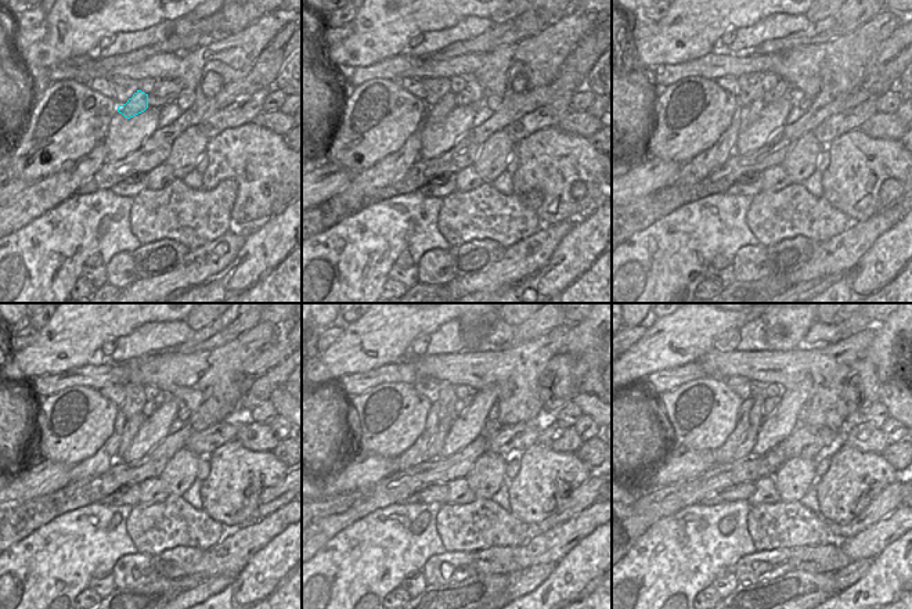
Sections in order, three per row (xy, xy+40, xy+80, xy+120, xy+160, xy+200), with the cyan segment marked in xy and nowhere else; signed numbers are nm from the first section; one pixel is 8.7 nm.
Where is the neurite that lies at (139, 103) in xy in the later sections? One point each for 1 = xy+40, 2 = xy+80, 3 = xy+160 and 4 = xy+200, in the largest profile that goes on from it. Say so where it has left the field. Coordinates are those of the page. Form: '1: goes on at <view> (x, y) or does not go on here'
1: goes on at xy+40 (438, 112)
2: goes on at xy+80 (749, 114)
3: goes on at xy+160 (444, 425)
4: goes on at xy+200 (743, 451)

